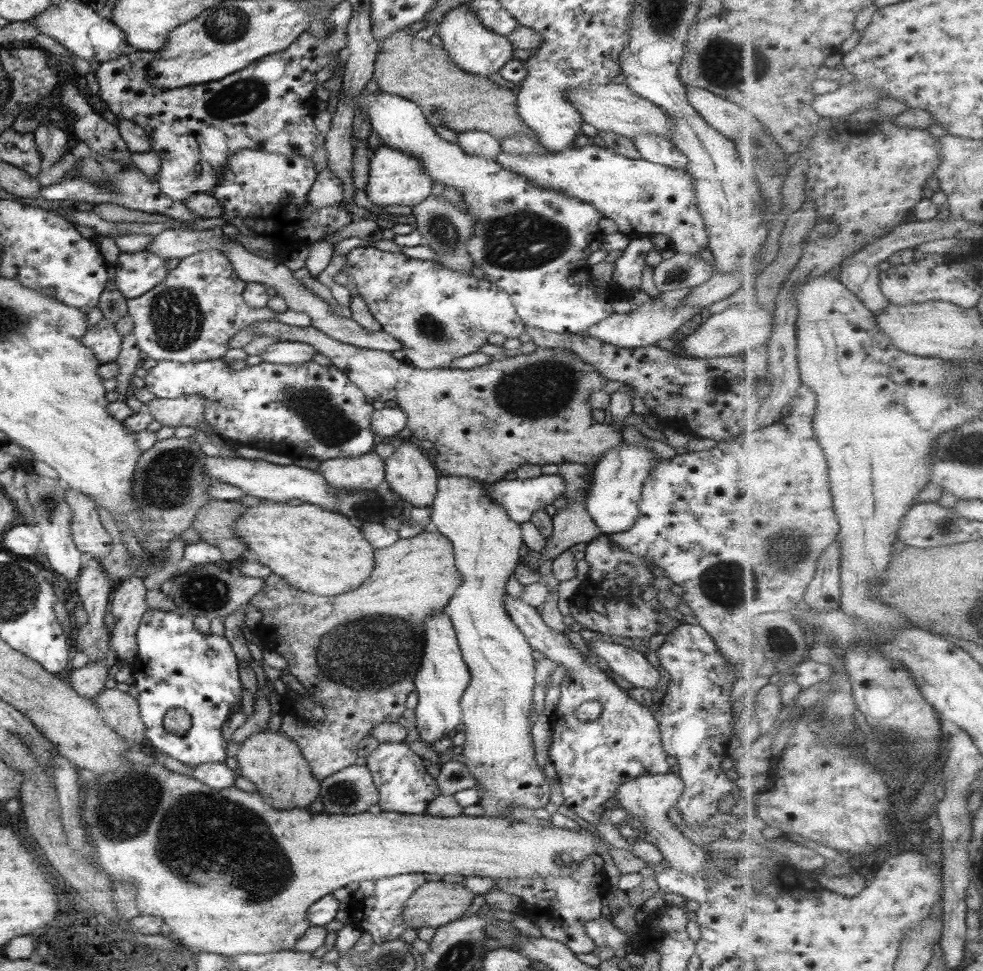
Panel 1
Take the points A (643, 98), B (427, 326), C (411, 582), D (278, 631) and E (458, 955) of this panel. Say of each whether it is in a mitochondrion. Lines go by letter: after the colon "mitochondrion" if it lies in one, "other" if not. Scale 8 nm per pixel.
A: other
B: mitochondrion
C: other
D: other
E: mitochondrion

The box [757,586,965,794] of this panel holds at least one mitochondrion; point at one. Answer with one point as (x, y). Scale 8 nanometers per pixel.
(778, 649)

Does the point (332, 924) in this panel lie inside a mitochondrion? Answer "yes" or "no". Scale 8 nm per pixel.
no

